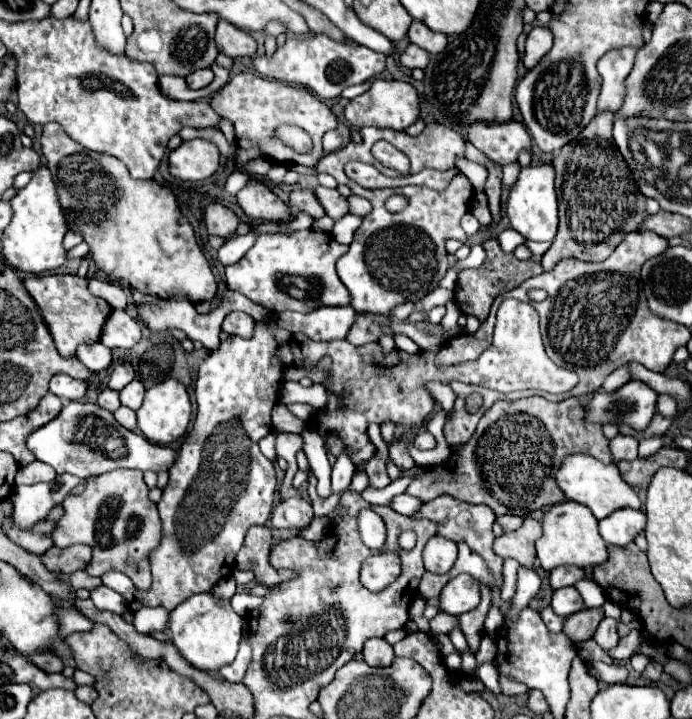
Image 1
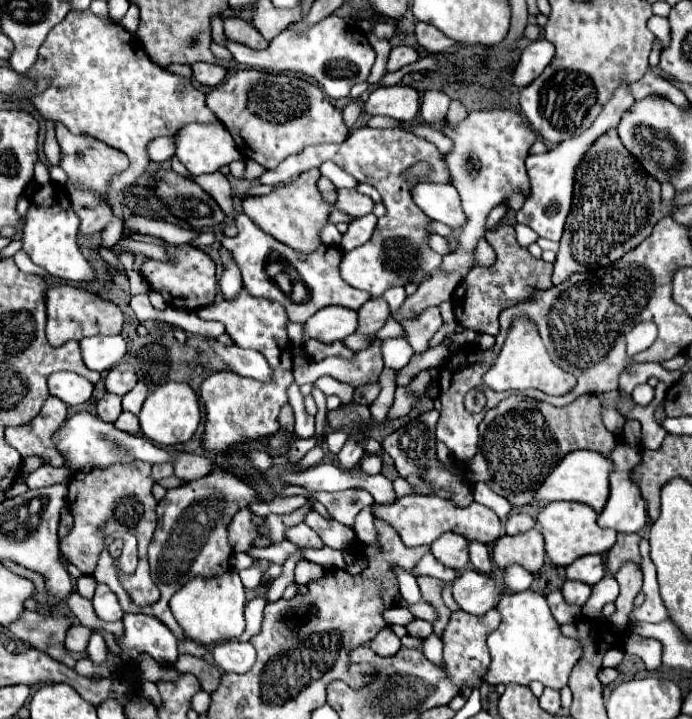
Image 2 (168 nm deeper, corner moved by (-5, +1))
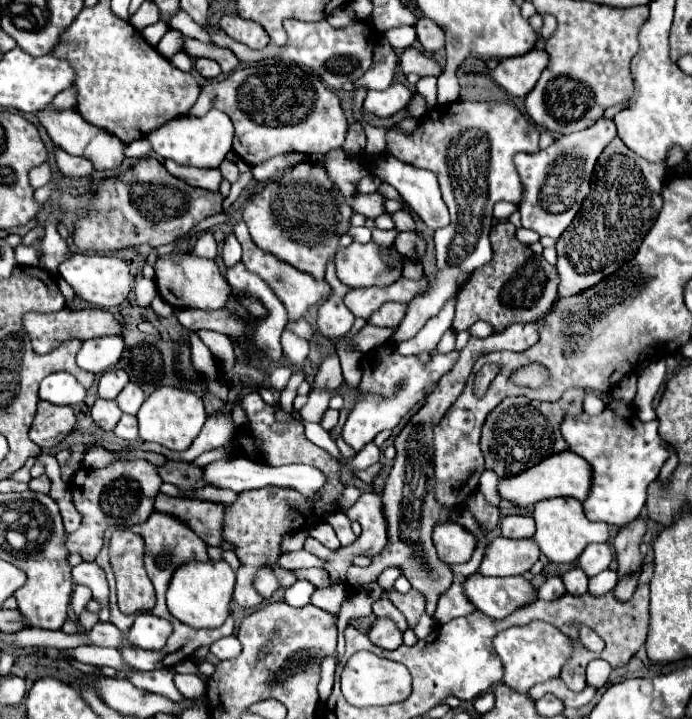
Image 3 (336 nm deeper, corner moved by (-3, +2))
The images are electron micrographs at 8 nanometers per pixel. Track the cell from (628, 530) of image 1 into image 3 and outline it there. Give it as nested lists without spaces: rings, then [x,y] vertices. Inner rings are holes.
[[[631,372],[625,376],[619,384],[613,386],[613,396],[619,400],[613,400],[607,404],[605,412],[601,416],[567,416],[561,424],[563,438],[569,444],[569,450],[583,456],[593,466],[593,486],[589,498],[583,502],[585,514],[591,522],[605,522],[623,528],[625,524],[631,524],[639,518],[645,496],[647,496],[647,484],[651,484],[667,460],[667,442],[663,442],[657,434],[659,422],[641,422],[633,414],[631,402],[637,388],[637,374]]]

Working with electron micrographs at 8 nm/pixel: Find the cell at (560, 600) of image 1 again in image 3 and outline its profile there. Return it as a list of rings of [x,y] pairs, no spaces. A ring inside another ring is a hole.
[[[573,568],[573,570],[565,572],[561,578],[563,578],[563,584],[565,584],[565,588],[567,588],[569,594],[573,594],[573,596],[581,596],[581,594],[587,592],[587,582],[589,582],[589,578],[585,576],[583,570]]]

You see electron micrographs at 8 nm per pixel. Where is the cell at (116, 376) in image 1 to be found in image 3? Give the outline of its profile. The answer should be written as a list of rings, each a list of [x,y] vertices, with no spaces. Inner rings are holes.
[[[119,368],[107,370],[99,378],[99,396],[105,400],[115,400],[127,382],[129,382],[129,374],[125,370],[119,370]]]

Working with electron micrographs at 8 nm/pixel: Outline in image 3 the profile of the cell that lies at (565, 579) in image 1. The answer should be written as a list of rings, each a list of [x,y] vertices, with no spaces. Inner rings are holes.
[[[589,544],[589,548],[585,548],[577,558],[577,566],[591,578],[607,570],[611,566],[611,560],[613,554],[609,544]]]

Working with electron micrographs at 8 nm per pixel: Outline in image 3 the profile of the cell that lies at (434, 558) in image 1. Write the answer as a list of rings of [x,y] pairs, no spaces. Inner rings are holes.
[[[451,520],[435,526],[433,544],[437,548],[439,558],[449,566],[467,562],[475,550],[473,534]]]

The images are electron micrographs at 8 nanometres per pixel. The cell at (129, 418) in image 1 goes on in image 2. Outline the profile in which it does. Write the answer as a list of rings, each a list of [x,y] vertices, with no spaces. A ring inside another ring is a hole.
[[[123,411],[123,413],[119,415],[119,419],[115,421],[115,427],[121,429],[121,431],[125,431],[125,433],[131,433],[131,435],[139,433],[139,421],[137,421],[137,415]]]

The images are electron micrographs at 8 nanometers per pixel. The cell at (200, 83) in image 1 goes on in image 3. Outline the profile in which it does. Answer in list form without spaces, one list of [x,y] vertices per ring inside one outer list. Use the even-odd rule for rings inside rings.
[[[197,58],[195,60],[195,70],[207,78],[207,80],[213,80],[213,78],[219,78],[221,76],[221,66],[209,58]]]

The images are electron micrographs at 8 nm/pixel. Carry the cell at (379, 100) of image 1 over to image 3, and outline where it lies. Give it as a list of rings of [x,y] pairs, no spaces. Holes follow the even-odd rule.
[[[391,84],[387,90],[369,90],[363,108],[379,118],[389,118],[407,108],[413,92],[405,84]]]

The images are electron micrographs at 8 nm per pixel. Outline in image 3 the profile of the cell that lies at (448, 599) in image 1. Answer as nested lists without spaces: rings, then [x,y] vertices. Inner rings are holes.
[[[471,574],[463,582],[467,600],[491,618],[505,618],[513,610],[531,602],[535,588],[523,576],[511,578],[485,578]]]

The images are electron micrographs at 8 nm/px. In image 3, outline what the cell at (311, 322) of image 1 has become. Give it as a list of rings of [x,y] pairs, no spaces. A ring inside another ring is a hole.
[[[334,258],[330,259],[326,266],[325,280],[331,284],[333,296],[319,306],[319,310],[317,310],[317,326],[315,328],[317,328],[317,332],[321,336],[333,340],[333,338],[345,336],[351,330],[355,316],[341,302],[341,296],[345,296],[349,288],[345,288],[337,278]]]

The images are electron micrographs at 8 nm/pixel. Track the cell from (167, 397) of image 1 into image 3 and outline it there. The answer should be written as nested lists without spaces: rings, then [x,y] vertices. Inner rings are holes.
[[[159,386],[139,408],[137,420],[139,420],[139,436],[145,442],[157,442],[169,450],[181,452],[191,446],[191,442],[203,428],[207,414],[203,408],[203,400],[195,392],[175,386]]]

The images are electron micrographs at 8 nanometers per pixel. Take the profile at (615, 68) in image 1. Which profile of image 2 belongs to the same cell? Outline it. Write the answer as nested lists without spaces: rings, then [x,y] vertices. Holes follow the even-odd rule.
[[[623,83],[615,91],[611,101],[603,107],[599,117],[595,119],[595,123],[587,131],[583,131],[581,135],[571,137],[571,139],[555,145],[547,153],[529,155],[527,157],[525,165],[527,165],[527,173],[529,173],[529,179],[531,179],[531,197],[527,197],[527,201],[523,203],[521,211],[517,213],[517,223],[523,223],[523,225],[531,227],[539,237],[545,237],[545,239],[551,239],[551,241],[559,241],[561,239],[561,233],[563,233],[563,227],[565,227],[565,219],[569,215],[571,201],[573,201],[575,171],[577,171],[581,159],[591,149],[591,145],[597,141],[597,137],[607,133],[611,127],[619,125],[619,119],[621,119],[623,111],[627,111],[633,103],[635,101],[633,101],[633,97],[627,91],[627,83]]]

